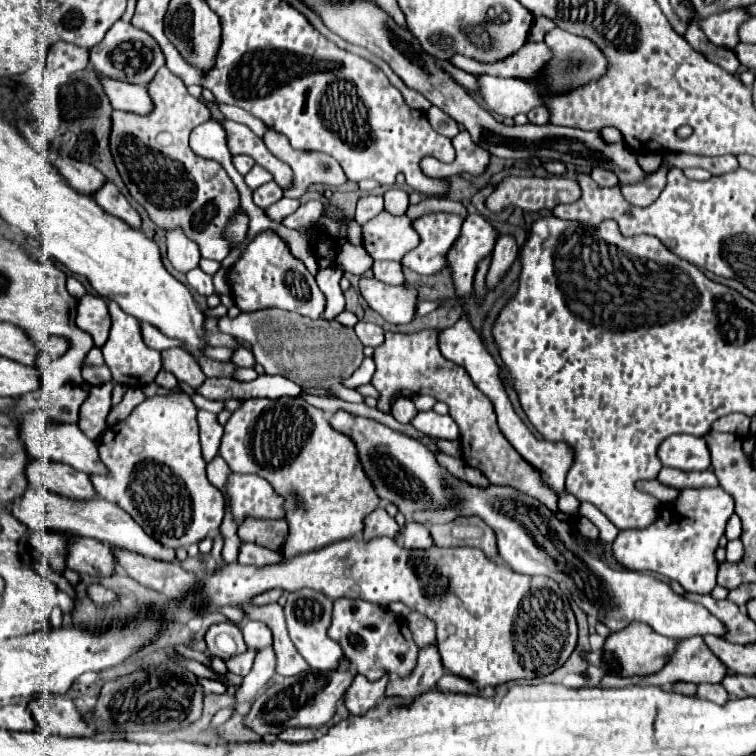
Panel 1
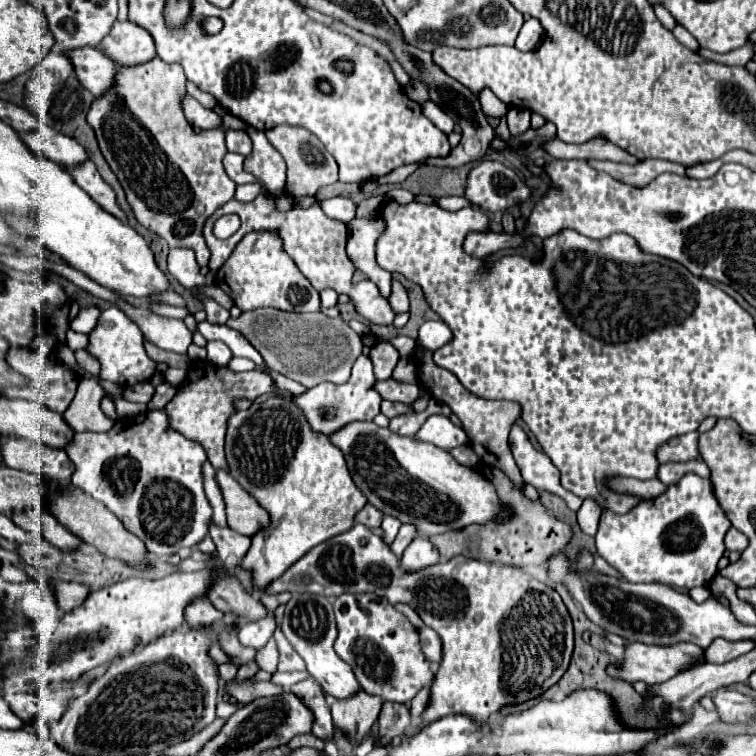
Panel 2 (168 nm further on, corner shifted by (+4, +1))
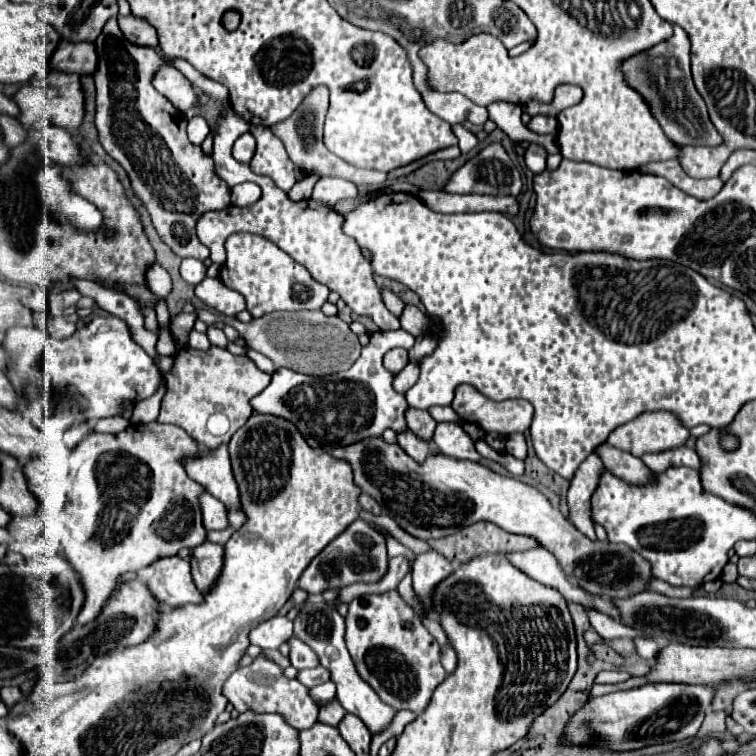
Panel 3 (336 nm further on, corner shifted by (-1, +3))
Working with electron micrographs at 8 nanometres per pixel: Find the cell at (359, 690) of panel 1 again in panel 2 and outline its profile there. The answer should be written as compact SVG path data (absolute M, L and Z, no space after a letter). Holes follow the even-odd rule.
M364 691L356 693L350 699L334 699L334 727L338 727L350 741L354 739L356 745L360 745L368 737L372 725L376 723L380 709L382 701L374 695L364 695Z

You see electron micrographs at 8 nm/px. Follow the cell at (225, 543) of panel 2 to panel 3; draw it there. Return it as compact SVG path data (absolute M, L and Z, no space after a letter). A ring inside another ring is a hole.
M209 493L201 495L199 501L201 501L201 511L203 511L203 525L207 531L221 531L221 529L229 527L227 509L221 501L217 501Z

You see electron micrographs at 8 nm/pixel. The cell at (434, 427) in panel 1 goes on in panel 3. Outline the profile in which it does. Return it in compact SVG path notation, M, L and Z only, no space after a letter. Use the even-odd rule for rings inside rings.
M437 423L431 441L441 453L449 457L469 459L469 461L481 459L481 455L473 445L473 439L465 433L465 429L459 423Z

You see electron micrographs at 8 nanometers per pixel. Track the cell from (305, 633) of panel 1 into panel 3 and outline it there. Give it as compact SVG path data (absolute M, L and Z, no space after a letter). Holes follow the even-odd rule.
M321 599L305 601L299 607L297 617L293 619L293 635L297 639L301 639L303 643L307 643L317 653L319 665L331 673L331 681L337 685L337 699L343 705L343 709L357 715L369 727L371 733L379 733L391 723L395 711L393 711L393 707L385 705L379 699L379 695L361 679L361 675L357 673L357 669L353 665L349 651L345 649L343 633L345 633L345 619L339 615L339 611L331 603L325 603Z

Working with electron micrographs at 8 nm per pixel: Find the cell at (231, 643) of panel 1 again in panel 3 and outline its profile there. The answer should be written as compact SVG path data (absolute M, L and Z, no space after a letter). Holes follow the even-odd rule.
M179 555L157 559L153 563L153 575L147 585L149 585L151 593L155 593L155 597L161 601L161 605L167 605L167 607L181 607L187 603L203 603L203 595L197 591L195 581L191 577L189 559L181 559Z

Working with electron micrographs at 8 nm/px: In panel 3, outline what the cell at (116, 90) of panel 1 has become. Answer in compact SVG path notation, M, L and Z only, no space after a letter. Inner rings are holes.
M63 39L51 57L51 67L77 75L93 75L97 71L97 61L93 43L71 43Z

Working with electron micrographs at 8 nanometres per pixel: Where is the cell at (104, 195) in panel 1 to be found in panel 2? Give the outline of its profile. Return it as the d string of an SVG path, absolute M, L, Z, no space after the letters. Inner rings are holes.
M86 159L84 163L80 163L80 167L64 167L72 179L104 209L108 211L110 215L118 217L120 221L126 221L126 215L124 211L118 207L116 203L116 195L112 191L112 187L108 187L108 183L100 177L100 173L96 171L96 165Z

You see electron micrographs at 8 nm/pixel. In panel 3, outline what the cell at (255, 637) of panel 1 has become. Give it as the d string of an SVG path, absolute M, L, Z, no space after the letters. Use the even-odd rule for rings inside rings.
M275 615L275 617L263 621L261 625L257 625L249 633L249 641L251 641L251 645L257 645L261 649L277 649L291 635L293 635L293 623L283 615Z

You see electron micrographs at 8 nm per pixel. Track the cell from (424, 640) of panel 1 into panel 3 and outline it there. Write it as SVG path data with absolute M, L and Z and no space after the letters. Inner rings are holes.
M443 645L443 647L441 647L441 663L443 663L443 667L445 667L447 673L451 673L451 671L455 669L455 665L457 665L457 655L455 655L455 651L453 651L451 645Z

